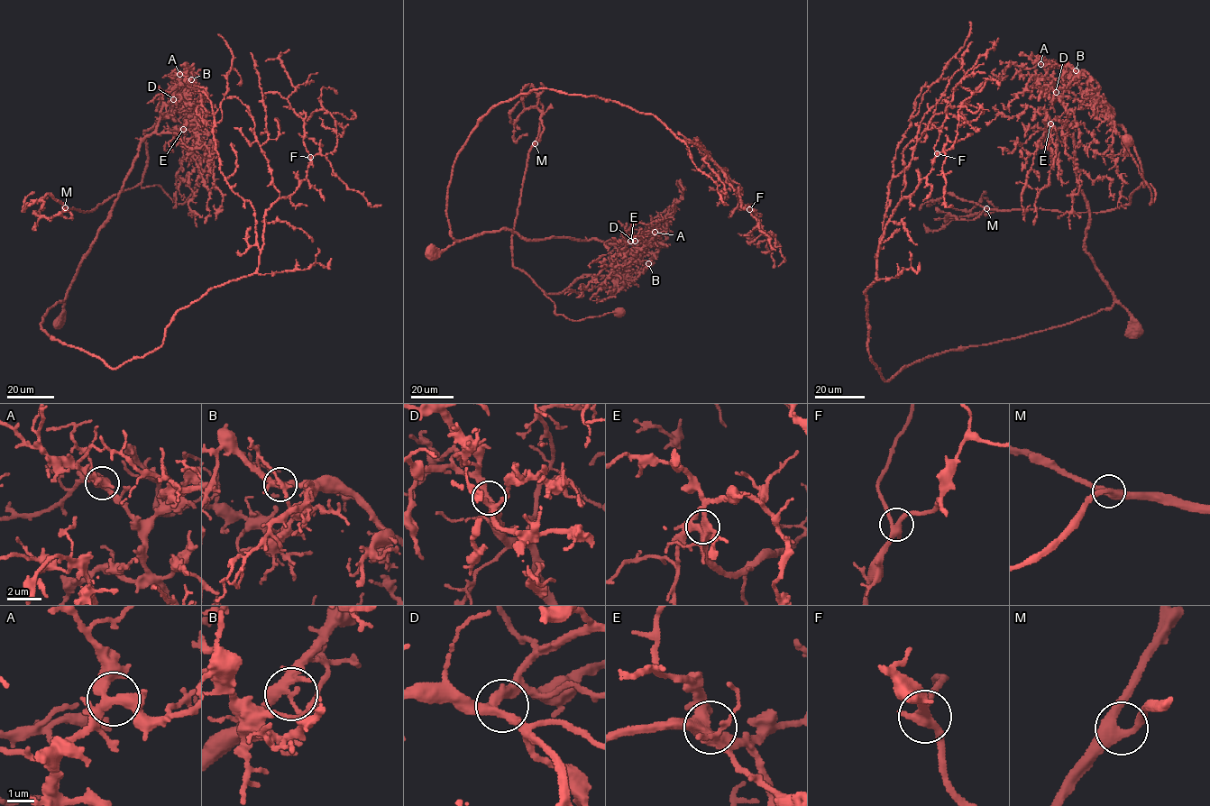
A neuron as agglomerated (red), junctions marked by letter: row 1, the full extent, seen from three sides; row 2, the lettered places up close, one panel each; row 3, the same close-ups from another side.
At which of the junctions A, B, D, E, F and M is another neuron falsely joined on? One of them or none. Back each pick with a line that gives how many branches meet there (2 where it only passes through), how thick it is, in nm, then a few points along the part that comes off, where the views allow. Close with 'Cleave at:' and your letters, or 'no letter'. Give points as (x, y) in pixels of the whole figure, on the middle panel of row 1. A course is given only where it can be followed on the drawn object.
B: 4 branches meet; 300 nm thick; foreign part runs (648, 263), (556, 294), (513, 266), (528, 151), (543, 130), (535, 107), (512, 139), (527, 133)
Cleave at: B

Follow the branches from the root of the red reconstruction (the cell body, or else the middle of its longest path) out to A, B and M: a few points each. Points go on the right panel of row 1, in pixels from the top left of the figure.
A: (1136, 333), (1131, 315), (1115, 298), (1086, 251), (1089, 211), (1077, 176), (1066, 106), (1040, 64)
B: (1136, 333), (1085, 243), (1089, 211), (1061, 96), (1063, 78), (1075, 79), (1076, 71)
M: (1136, 333), (1084, 242), (1089, 211), (1061, 95), (1098, 97), (1141, 165), (1129, 205), (986, 208)

